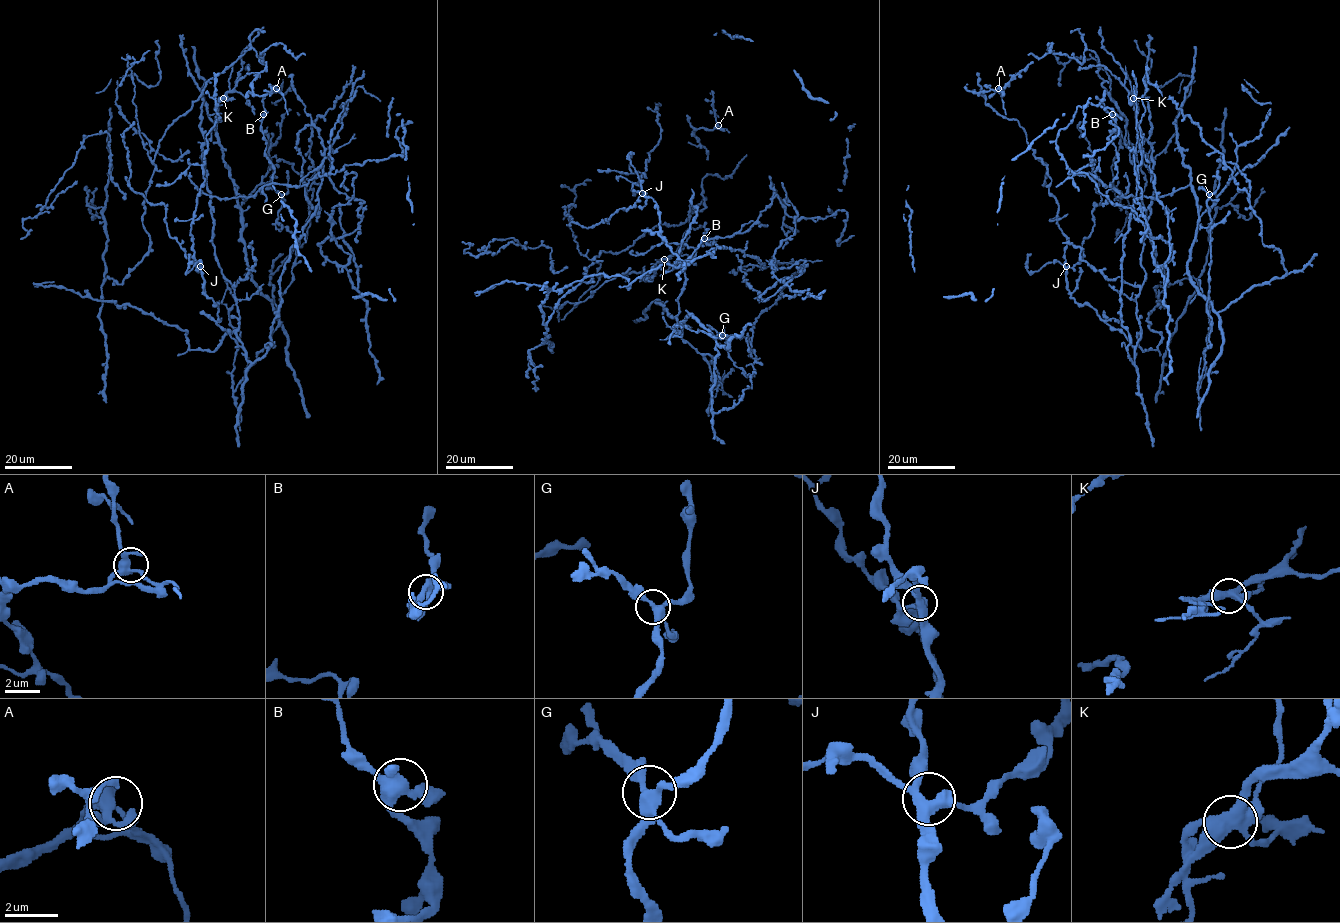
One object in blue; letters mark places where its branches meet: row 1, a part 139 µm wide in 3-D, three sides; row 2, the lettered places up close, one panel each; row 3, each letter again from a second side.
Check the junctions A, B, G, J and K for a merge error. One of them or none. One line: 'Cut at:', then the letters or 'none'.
Cut at: K

